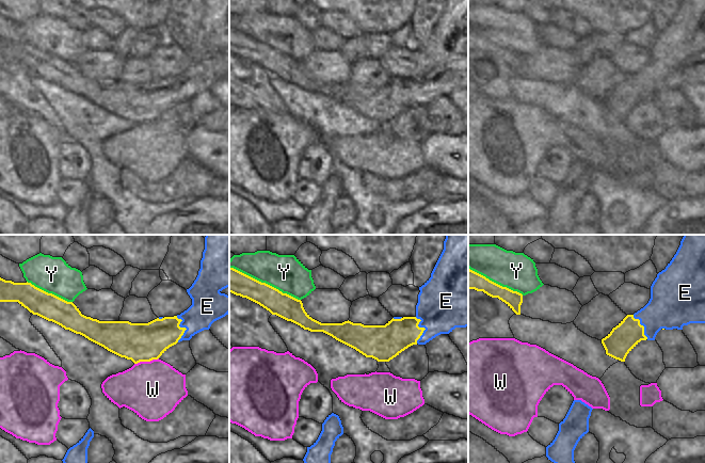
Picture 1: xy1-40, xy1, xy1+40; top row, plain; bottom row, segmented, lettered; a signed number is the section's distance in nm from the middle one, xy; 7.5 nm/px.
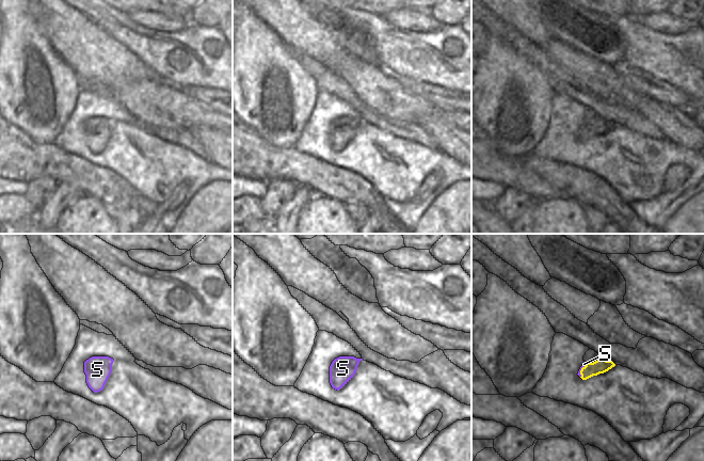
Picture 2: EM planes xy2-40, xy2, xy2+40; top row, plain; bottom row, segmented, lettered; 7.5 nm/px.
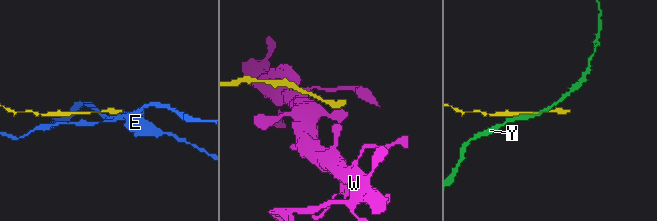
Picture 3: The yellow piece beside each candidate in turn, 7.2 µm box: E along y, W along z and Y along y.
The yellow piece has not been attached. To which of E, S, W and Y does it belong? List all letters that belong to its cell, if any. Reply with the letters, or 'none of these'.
S

